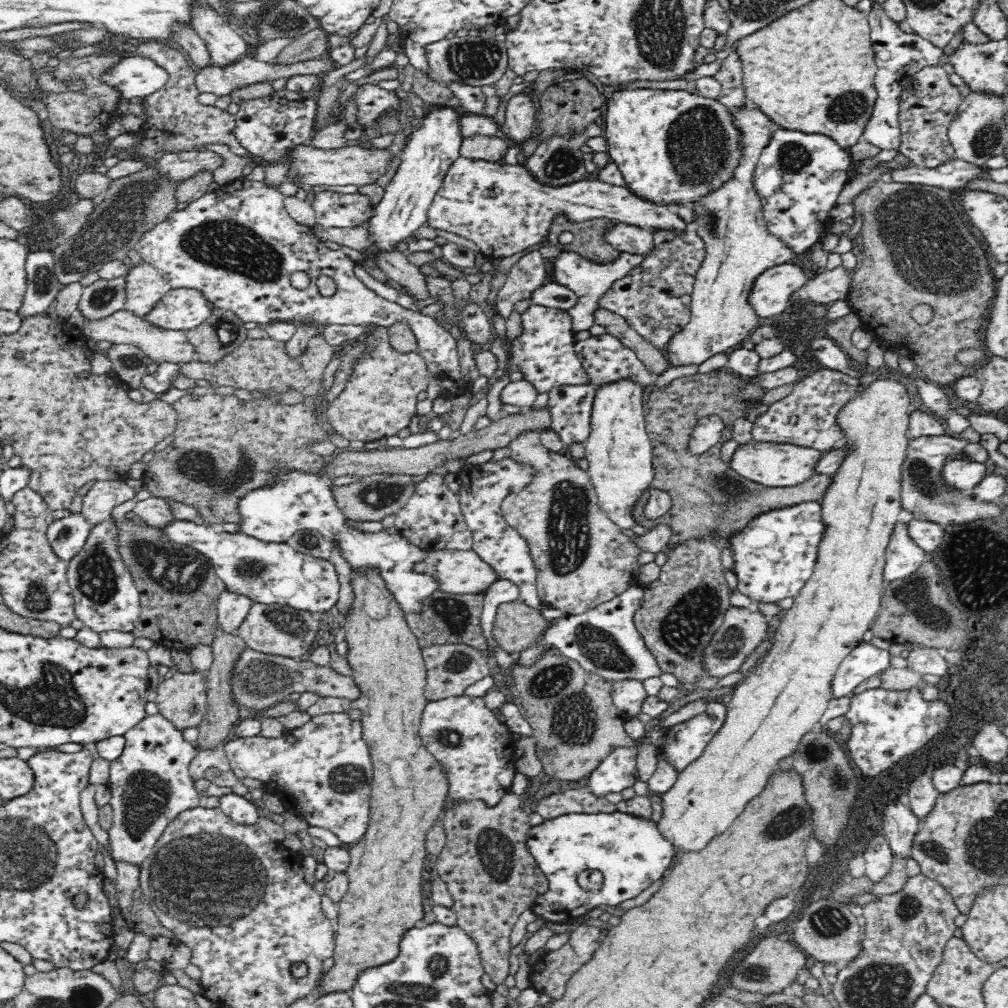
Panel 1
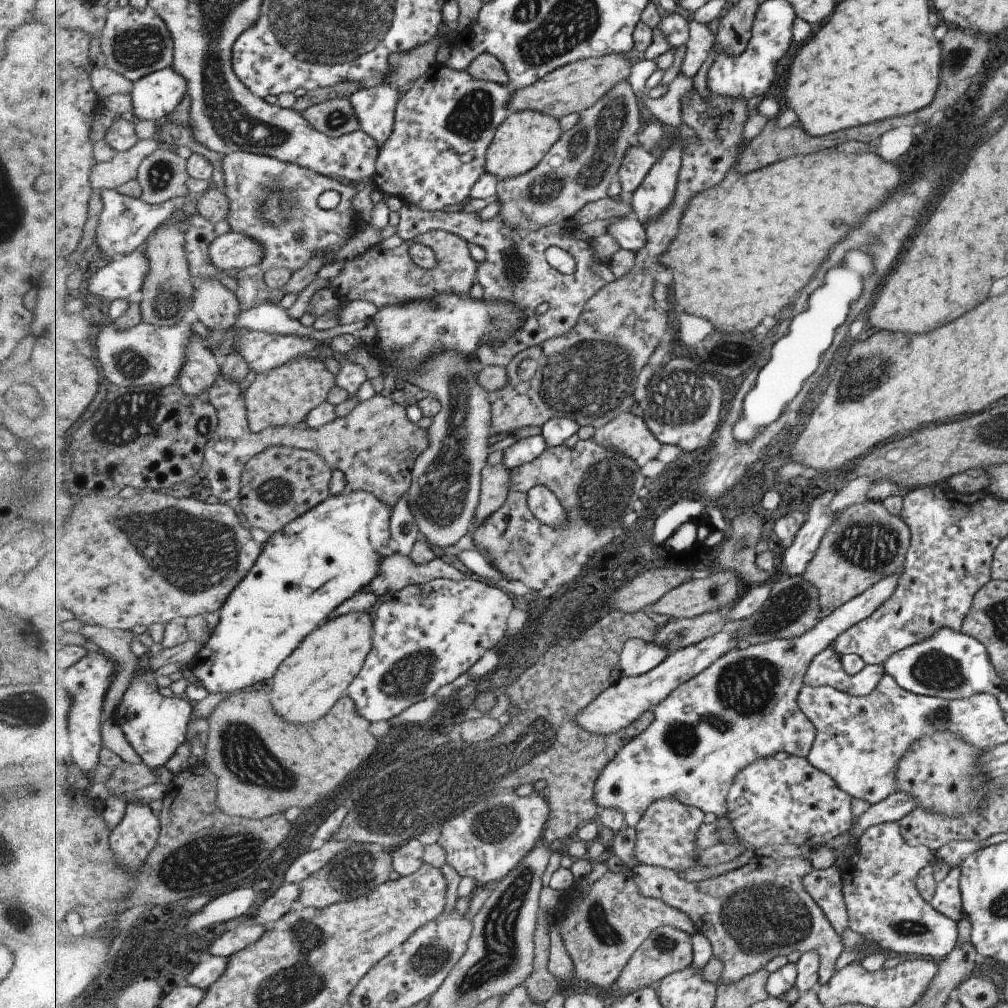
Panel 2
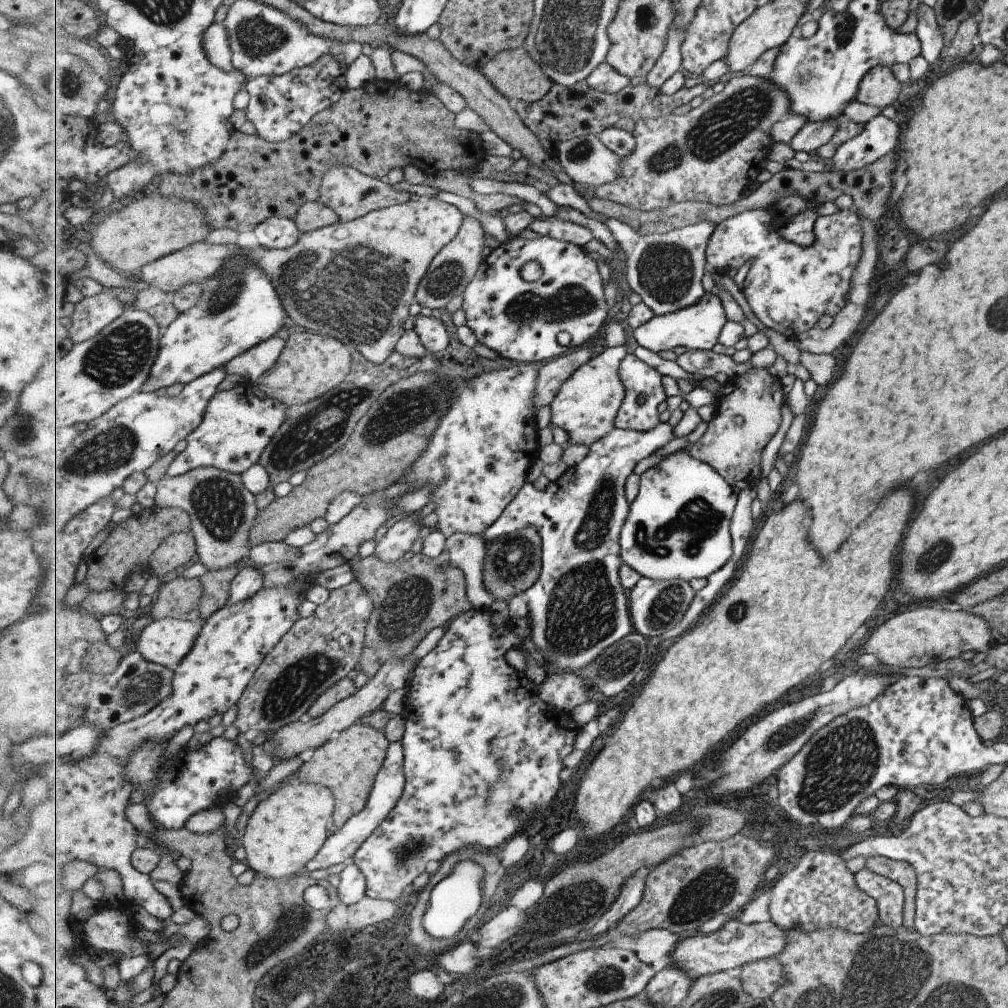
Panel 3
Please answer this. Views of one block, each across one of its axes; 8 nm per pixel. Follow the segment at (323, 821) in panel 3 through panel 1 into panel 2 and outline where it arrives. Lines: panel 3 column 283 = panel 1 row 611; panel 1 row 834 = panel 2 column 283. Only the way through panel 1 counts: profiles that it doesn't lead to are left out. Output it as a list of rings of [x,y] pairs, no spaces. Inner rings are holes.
[[[361,611],[344,614],[334,619],[329,619],[319,629],[312,632],[297,648],[296,652],[289,656],[288,660],[280,666],[277,674],[272,678],[273,704],[277,712],[295,722],[295,724],[309,724],[325,714],[337,704],[337,700],[346,694],[347,688],[353,684],[353,680],[364,669],[365,661],[373,650],[373,612]]]

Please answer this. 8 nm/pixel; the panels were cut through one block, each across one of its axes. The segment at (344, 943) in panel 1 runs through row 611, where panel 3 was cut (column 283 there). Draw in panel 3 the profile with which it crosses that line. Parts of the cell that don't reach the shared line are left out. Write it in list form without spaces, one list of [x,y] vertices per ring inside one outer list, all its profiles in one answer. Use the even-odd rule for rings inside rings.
[[[296,329],[290,332],[277,364],[261,376],[258,389],[289,407],[309,404],[345,382],[352,370],[352,353],[344,342],[334,336]]]

